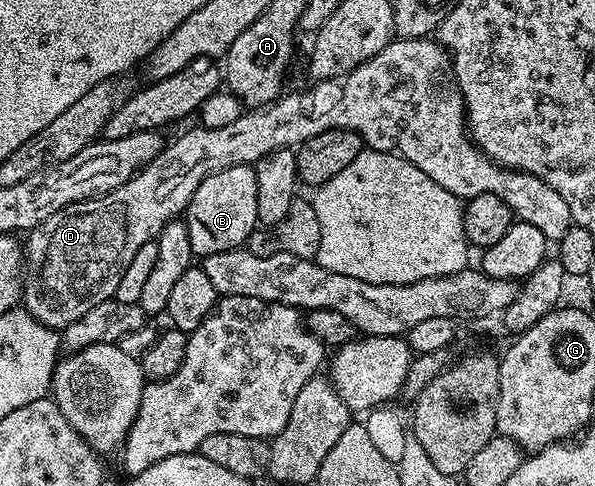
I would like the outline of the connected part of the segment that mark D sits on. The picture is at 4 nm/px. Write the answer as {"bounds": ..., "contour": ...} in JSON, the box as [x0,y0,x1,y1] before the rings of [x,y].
{"bounds":[23,38,573,330],"contour":[[[394,38],[390,40],[389,45],[383,50],[379,50],[379,54],[375,54],[367,62],[360,64],[356,70],[350,72],[340,82],[332,80],[323,80],[316,85],[313,96],[309,92],[289,92],[277,97],[272,104],[260,110],[245,110],[239,118],[235,118],[235,122],[231,122],[228,126],[215,126],[214,128],[202,128],[194,126],[190,132],[182,134],[178,140],[173,140],[162,147],[161,153],[148,164],[147,167],[141,169],[140,173],[132,176],[123,186],[119,186],[115,190],[111,190],[102,196],[95,196],[92,200],[84,200],[83,202],[75,202],[63,206],[63,210],[59,210],[55,214],[51,214],[51,218],[47,218],[37,228],[32,229],[24,237],[23,240],[23,307],[26,312],[31,313],[36,320],[43,322],[43,326],[54,330],[63,330],[67,326],[71,326],[71,322],[75,322],[79,318],[83,318],[83,314],[87,314],[87,310],[91,310],[91,306],[99,306],[99,302],[104,300],[112,300],[115,290],[119,286],[119,278],[123,278],[123,270],[127,270],[127,262],[131,262],[131,257],[135,255],[135,250],[139,250],[139,246],[144,246],[146,242],[156,240],[157,236],[163,230],[163,226],[168,220],[180,217],[184,213],[185,207],[191,202],[191,198],[195,194],[195,190],[199,186],[199,182],[203,182],[203,178],[207,178],[211,174],[215,174],[224,168],[231,166],[239,166],[247,164],[256,165],[257,161],[262,160],[267,154],[271,154],[280,148],[296,149],[297,145],[307,142],[307,138],[315,138],[315,134],[323,134],[323,130],[331,130],[332,128],[346,128],[352,132],[358,132],[361,135],[361,143],[366,149],[375,152],[394,152],[397,156],[402,156],[407,162],[411,162],[411,166],[419,166],[419,170],[423,170],[423,174],[427,174],[427,178],[435,178],[435,182],[439,182],[439,186],[443,186],[443,190],[451,190],[451,194],[460,196],[462,201],[475,198],[479,194],[495,194],[499,198],[503,198],[503,202],[507,202],[507,206],[513,211],[514,217],[522,224],[530,224],[536,226],[538,230],[543,230],[546,240],[556,242],[563,238],[563,234],[573,224],[571,218],[571,210],[567,210],[567,202],[563,202],[563,198],[551,186],[547,186],[547,182],[543,182],[539,178],[535,178],[529,172],[522,172],[512,168],[502,168],[500,164],[496,164],[487,154],[483,154],[481,149],[473,143],[468,131],[467,121],[465,119],[465,99],[461,97],[453,79],[451,71],[451,57],[440,43],[433,38],[422,38],[420,40],[402,40]]]}

